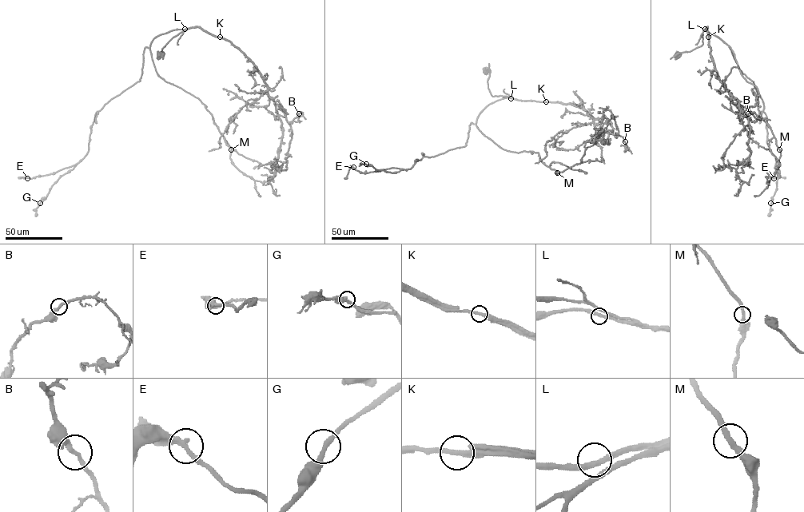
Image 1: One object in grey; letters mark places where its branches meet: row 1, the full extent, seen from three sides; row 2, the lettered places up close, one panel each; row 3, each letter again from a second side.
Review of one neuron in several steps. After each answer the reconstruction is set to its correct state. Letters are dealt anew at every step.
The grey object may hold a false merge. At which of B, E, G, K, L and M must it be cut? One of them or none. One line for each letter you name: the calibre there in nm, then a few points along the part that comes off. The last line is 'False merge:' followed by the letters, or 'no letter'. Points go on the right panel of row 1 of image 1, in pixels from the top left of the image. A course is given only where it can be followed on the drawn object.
False merge: no letter

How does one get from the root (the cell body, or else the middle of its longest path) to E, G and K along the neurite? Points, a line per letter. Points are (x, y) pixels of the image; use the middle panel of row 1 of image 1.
E: (486, 71), (491, 94), (511, 97), (483, 110), (465, 145), (423, 156), (409, 168), (353, 167)
G: (486, 71), (491, 94), (511, 97), (483, 110), (469, 125), (465, 145), (423, 156), (396, 172), (366, 164)
K: (486, 71), (490, 71), (488, 88), (493, 96), (546, 101)

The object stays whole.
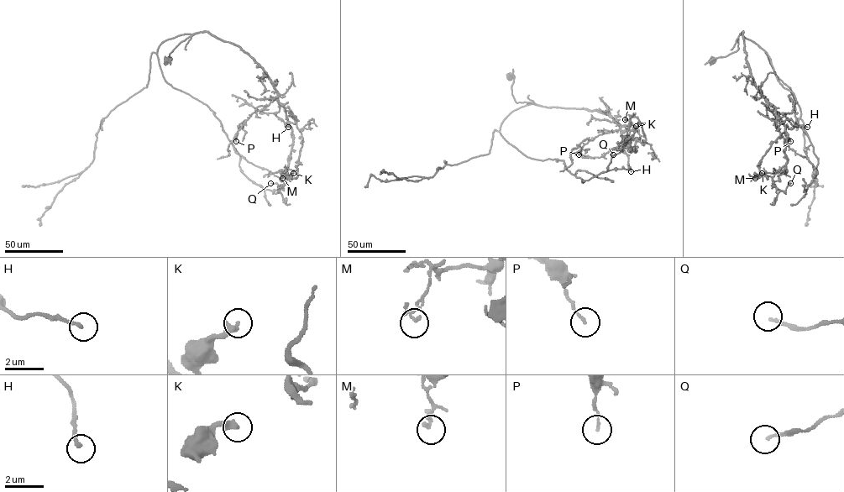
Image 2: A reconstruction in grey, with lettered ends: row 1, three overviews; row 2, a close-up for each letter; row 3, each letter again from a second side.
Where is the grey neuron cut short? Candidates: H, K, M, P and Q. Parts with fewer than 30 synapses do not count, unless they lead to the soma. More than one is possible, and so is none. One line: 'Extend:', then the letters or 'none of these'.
Extend: none of these

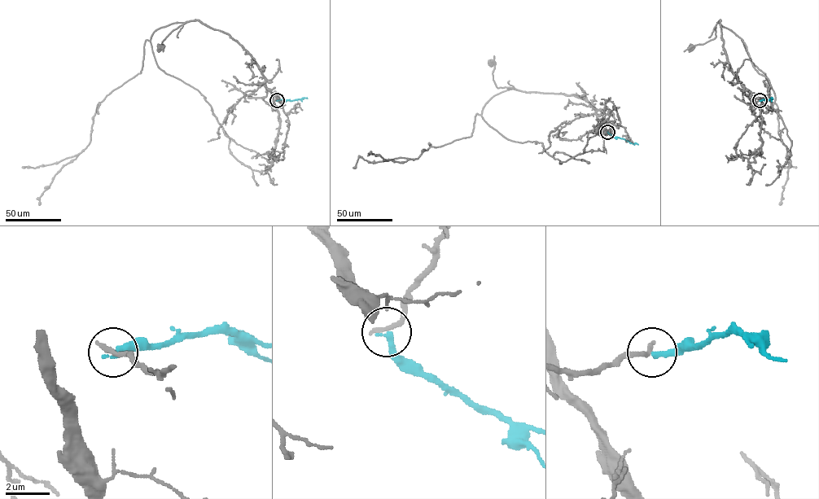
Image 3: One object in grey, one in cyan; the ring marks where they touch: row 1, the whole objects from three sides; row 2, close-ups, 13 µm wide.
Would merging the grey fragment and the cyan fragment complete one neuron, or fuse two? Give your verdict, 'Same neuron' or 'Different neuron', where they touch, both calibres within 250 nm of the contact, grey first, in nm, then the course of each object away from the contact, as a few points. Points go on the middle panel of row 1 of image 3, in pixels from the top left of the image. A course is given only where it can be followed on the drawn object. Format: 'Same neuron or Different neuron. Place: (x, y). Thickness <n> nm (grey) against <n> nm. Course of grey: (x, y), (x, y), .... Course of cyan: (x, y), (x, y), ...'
Different neuron. Place: (607, 132). Thickness 280 nm (grey) against 280 nm. Course of grey: (607, 132), (610, 124), (602, 122), (586, 100), (497, 88), (492, 63). Course of cyan: (607, 132), (637, 144)

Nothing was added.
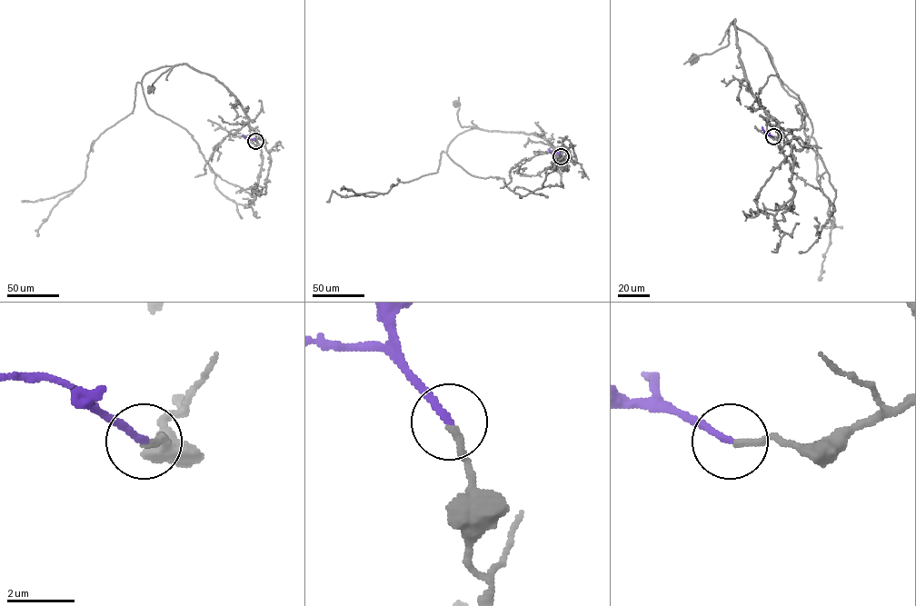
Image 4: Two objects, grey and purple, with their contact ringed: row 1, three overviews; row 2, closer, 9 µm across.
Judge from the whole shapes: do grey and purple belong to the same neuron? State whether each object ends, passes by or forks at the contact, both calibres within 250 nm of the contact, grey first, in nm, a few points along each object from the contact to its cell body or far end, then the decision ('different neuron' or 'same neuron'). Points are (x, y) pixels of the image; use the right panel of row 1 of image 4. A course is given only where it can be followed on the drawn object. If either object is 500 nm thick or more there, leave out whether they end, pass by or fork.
grey ends; purple ends; calibres 220 and 190 nm; course grey (773, 136), (783, 132), (751, 93), (739, 57), (734, 19), (729, 27), (726, 45), (694, 59); course purple (772, 136), (761, 126); same neuron

